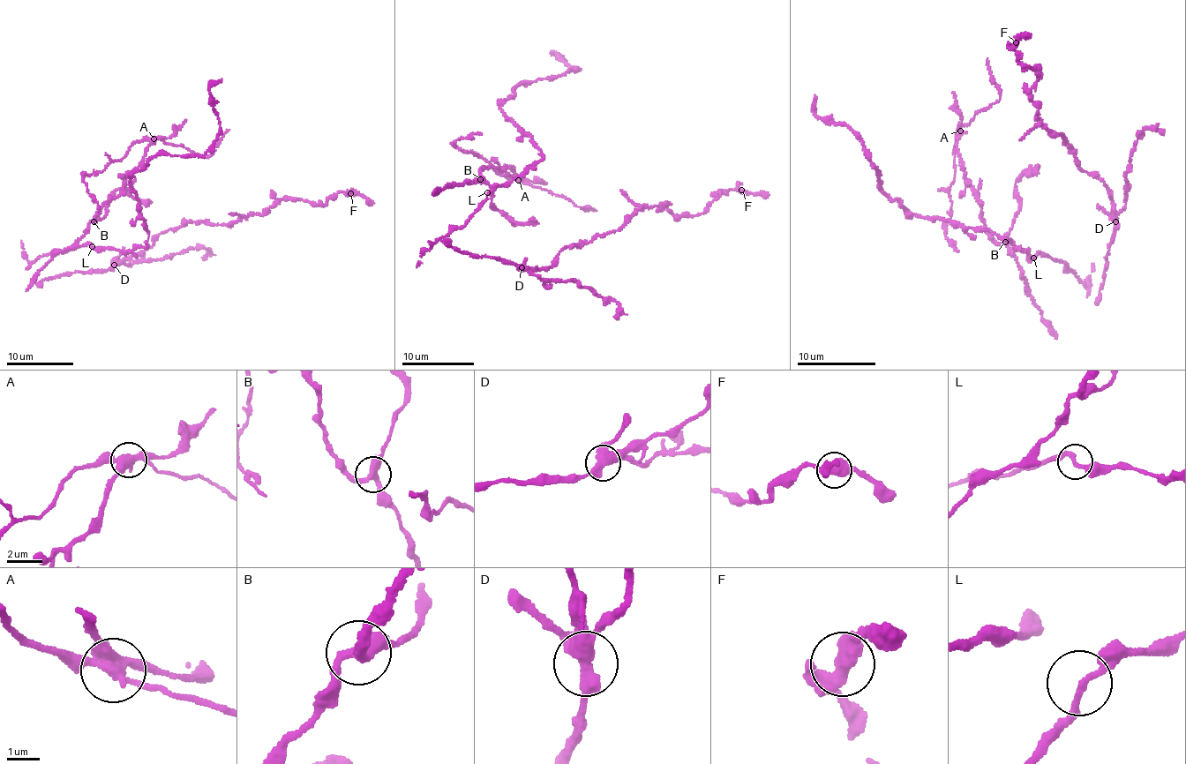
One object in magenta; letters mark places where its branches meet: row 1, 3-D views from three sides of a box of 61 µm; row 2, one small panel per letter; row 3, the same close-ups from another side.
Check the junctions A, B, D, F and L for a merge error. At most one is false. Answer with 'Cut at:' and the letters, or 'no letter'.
Cut at: A

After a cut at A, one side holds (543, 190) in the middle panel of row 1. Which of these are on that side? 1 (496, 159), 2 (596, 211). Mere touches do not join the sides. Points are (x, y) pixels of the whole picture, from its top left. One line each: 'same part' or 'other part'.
1: other part
2: same part

